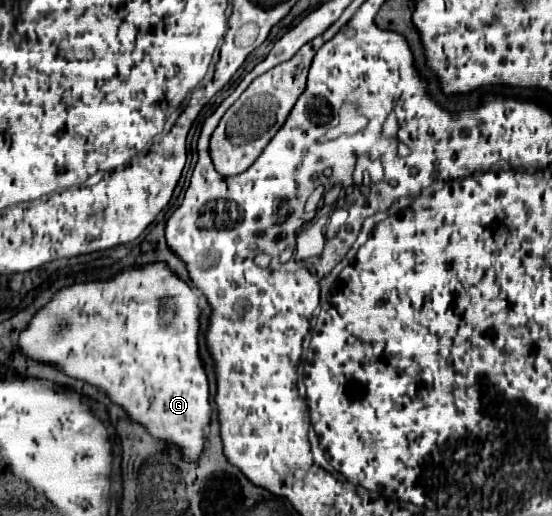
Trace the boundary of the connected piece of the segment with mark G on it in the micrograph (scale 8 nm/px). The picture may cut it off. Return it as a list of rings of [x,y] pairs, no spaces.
[[[148,264],[146,268],[126,268],[124,272],[120,272],[118,276],[114,276],[112,280],[104,280],[104,282],[88,282],[88,284],[74,284],[74,286],[68,286],[64,290],[60,290],[56,294],[56,298],[44,306],[28,324],[28,328],[24,332],[20,332],[20,346],[22,346],[22,352],[28,354],[30,358],[38,360],[38,362],[48,362],[48,364],[54,364],[58,366],[62,372],[66,372],[68,376],[72,378],[78,378],[78,380],[84,380],[84,382],[90,382],[94,386],[100,386],[106,390],[106,394],[112,398],[114,404],[122,406],[128,416],[134,420],[134,422],[140,422],[142,426],[146,426],[146,430],[156,436],[156,438],[164,438],[164,440],[170,440],[178,446],[182,446],[182,454],[186,460],[196,460],[200,456],[200,450],[204,448],[204,428],[208,428],[208,422],[210,422],[210,402],[208,402],[208,396],[210,396],[210,390],[208,390],[208,378],[206,378],[206,372],[204,372],[204,366],[202,366],[202,360],[198,356],[198,316],[200,316],[200,310],[196,306],[196,296],[192,292],[192,288],[182,282],[180,278],[176,278],[168,268],[166,264]]]

